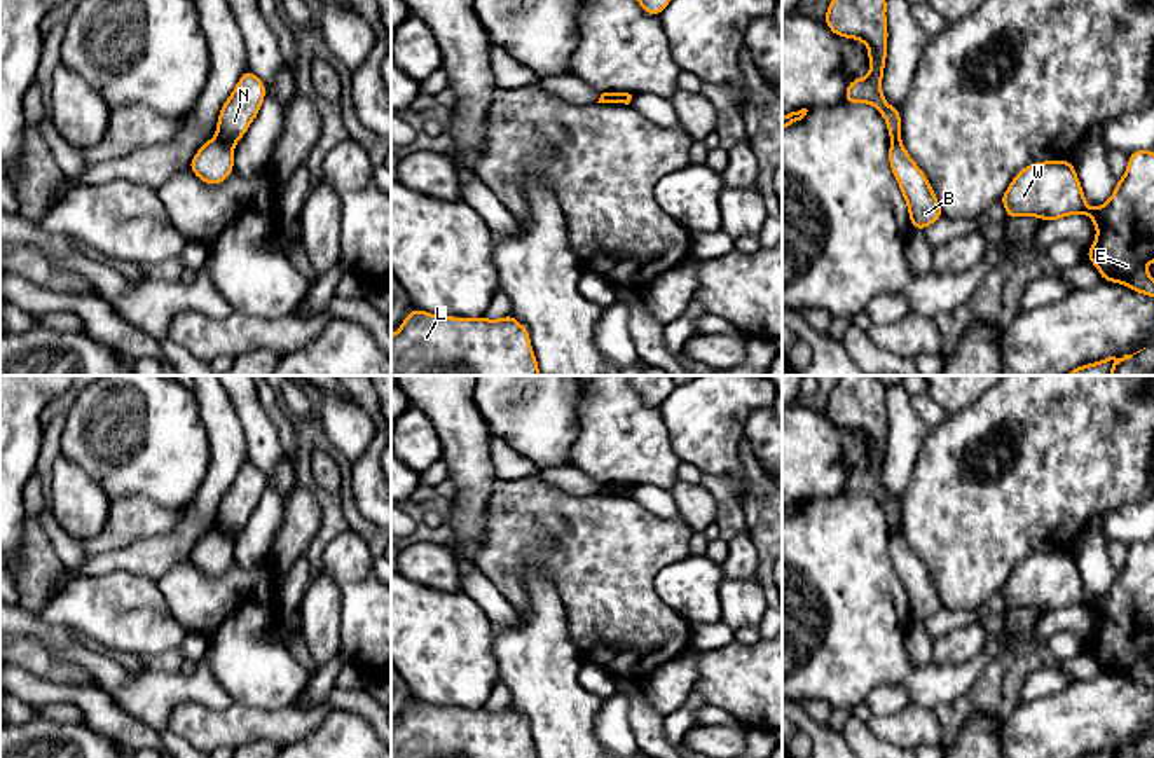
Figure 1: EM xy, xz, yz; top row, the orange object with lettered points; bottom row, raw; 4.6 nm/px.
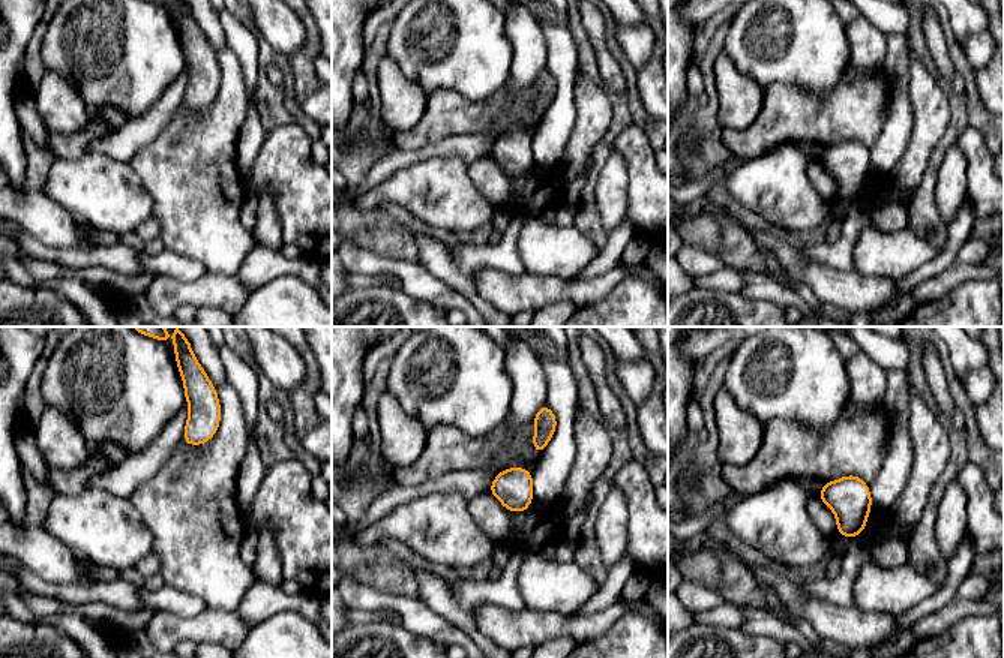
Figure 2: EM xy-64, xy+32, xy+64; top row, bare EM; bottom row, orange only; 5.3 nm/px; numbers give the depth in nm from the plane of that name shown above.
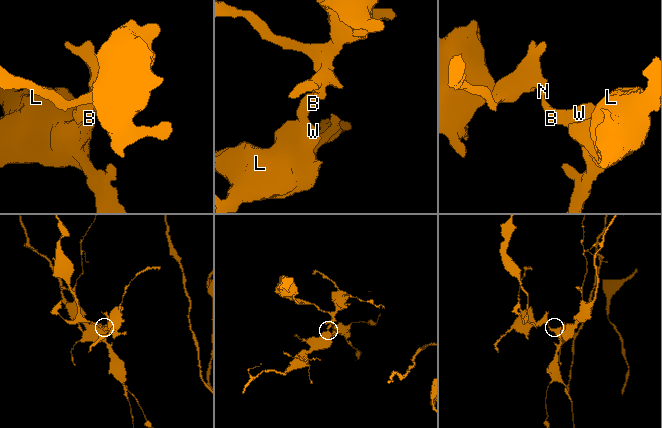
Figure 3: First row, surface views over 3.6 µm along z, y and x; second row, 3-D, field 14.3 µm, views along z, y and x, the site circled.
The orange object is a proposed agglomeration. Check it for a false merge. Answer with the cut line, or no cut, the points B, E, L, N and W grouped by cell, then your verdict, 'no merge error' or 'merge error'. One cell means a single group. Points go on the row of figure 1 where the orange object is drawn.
cut xy (215, 137), (231, 147); groups B E L W / N; merge error

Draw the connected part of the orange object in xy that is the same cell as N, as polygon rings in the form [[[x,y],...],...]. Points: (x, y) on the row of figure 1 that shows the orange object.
[[[248,68],[220,108],[216,138],[234,147],[260,112],[265,93],[265,84]]]

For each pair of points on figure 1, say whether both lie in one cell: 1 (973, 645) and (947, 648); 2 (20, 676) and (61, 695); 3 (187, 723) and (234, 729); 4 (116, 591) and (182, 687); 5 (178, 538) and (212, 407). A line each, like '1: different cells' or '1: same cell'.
1: same cell
2: same cell
3: same cell
4: different cells
5: same cell

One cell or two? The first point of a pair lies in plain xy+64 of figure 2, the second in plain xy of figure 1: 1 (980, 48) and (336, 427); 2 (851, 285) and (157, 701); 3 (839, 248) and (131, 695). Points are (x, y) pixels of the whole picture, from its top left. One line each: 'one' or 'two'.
1: one
2: two
3: one

